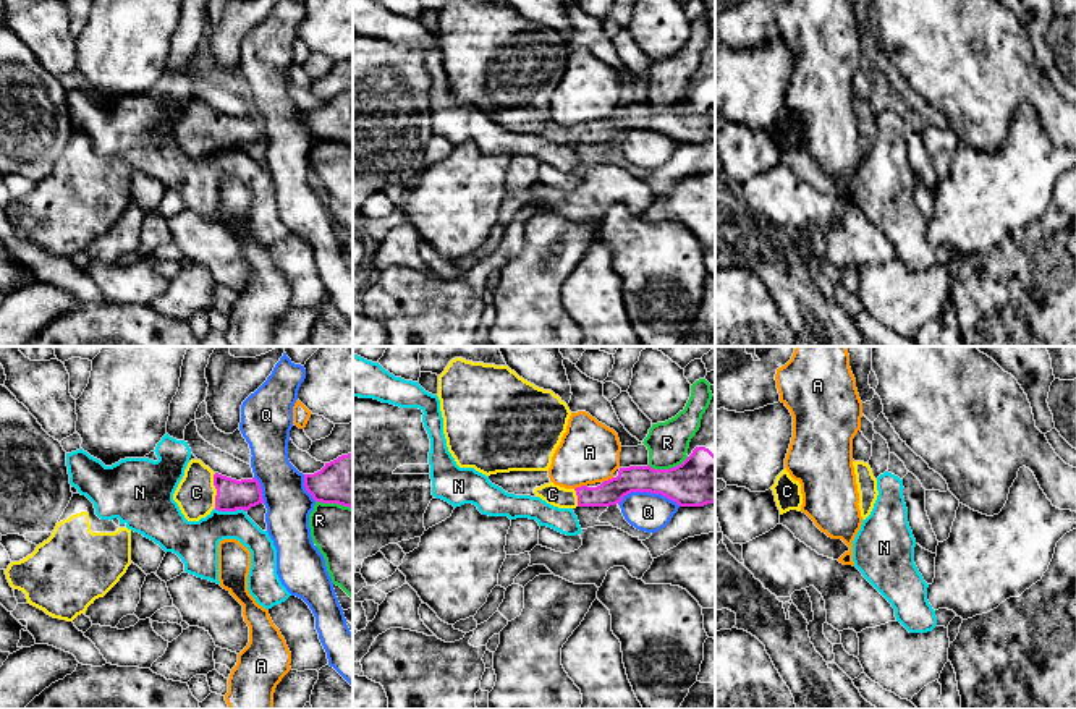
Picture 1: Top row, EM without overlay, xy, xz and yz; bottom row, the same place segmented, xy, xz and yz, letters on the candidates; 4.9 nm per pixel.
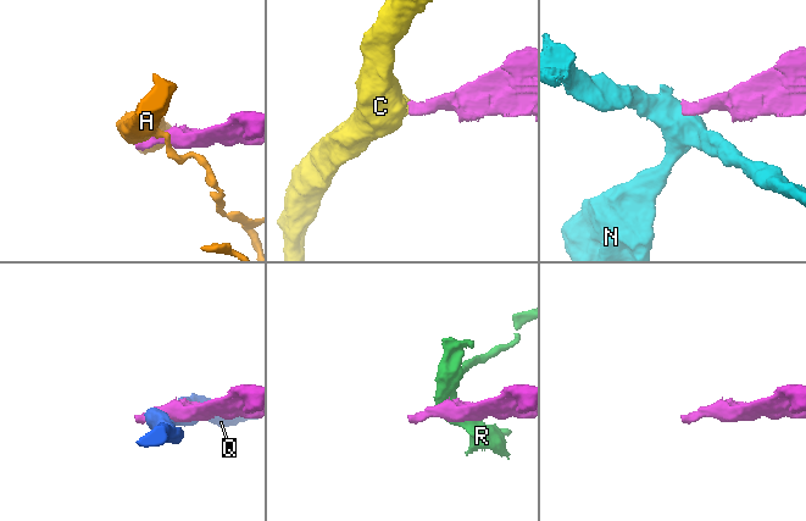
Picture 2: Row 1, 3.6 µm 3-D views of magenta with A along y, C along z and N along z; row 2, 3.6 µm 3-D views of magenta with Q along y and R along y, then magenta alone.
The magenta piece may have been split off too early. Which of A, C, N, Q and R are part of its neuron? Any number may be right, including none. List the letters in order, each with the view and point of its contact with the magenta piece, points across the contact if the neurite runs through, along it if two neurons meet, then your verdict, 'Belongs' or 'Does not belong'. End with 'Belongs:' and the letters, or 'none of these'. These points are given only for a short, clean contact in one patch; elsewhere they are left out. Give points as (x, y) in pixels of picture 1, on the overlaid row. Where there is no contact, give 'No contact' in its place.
A: Touches magenta at xz (581, 486). Boundary: xz (586, 484), (575, 489). Does not belong
C: Touches magenta at xy (217, 491). Path across: xy (232, 494), (217, 491), (196, 492). Belongs
N: Touches magenta at xy (230, 510). Boundary: xy (214, 509), (245, 512). Does not belong
Q: Touches magenta at xz (649, 491). Boundary: xz (618, 502), (631, 492), (659, 492), (680, 505). Does not belong
R: Touches magenta at xz (667, 470). Does not belong
Belongs: C

